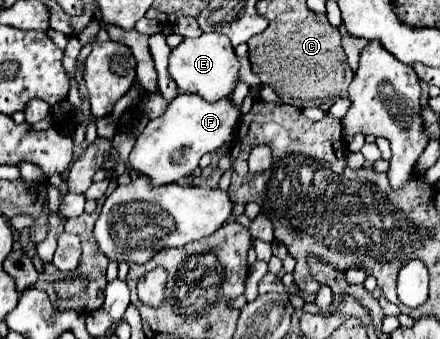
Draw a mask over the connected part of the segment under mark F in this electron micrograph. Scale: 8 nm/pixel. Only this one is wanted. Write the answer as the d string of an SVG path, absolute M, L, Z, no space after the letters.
M196 94L176 96L160 118L148 122L130 152L130 166L150 180L150 186L174 184L190 176L204 154L214 152L222 142L230 142L238 126L240 112L234 108L230 98L218 102L206 102Z

